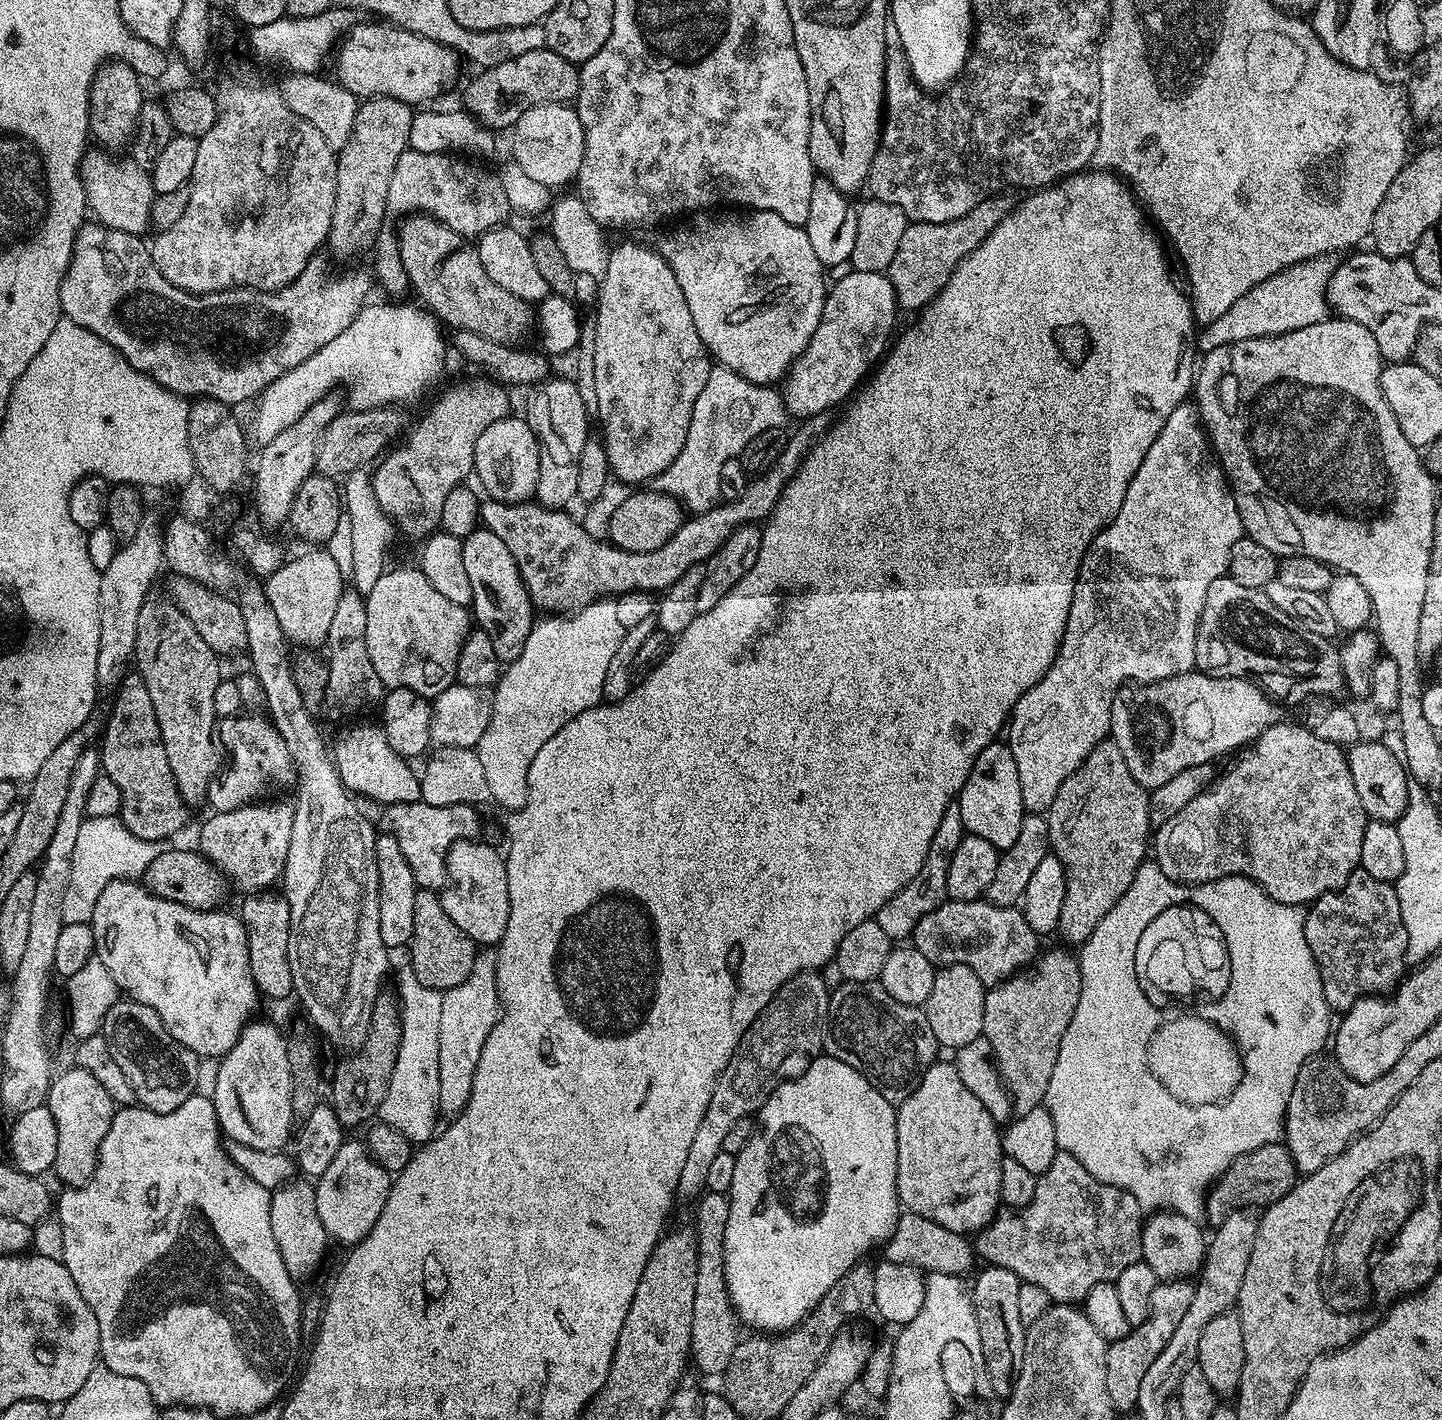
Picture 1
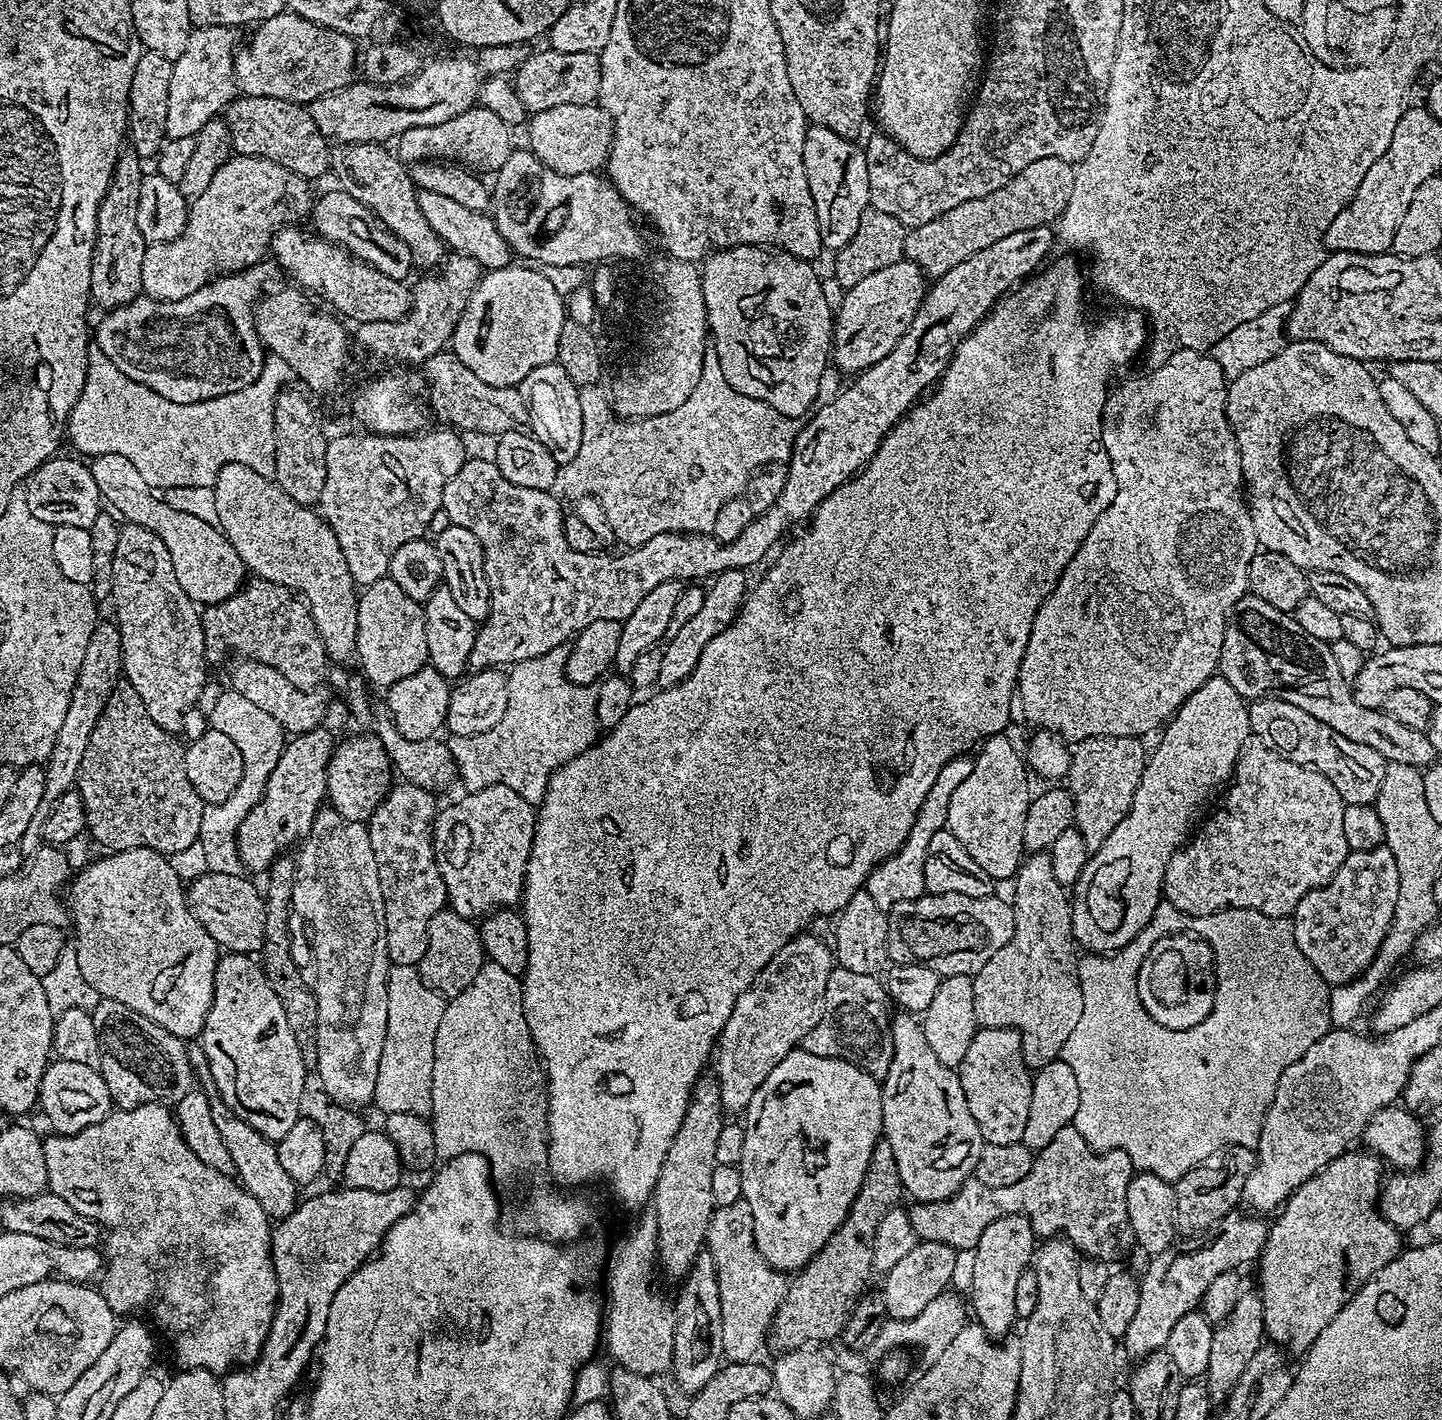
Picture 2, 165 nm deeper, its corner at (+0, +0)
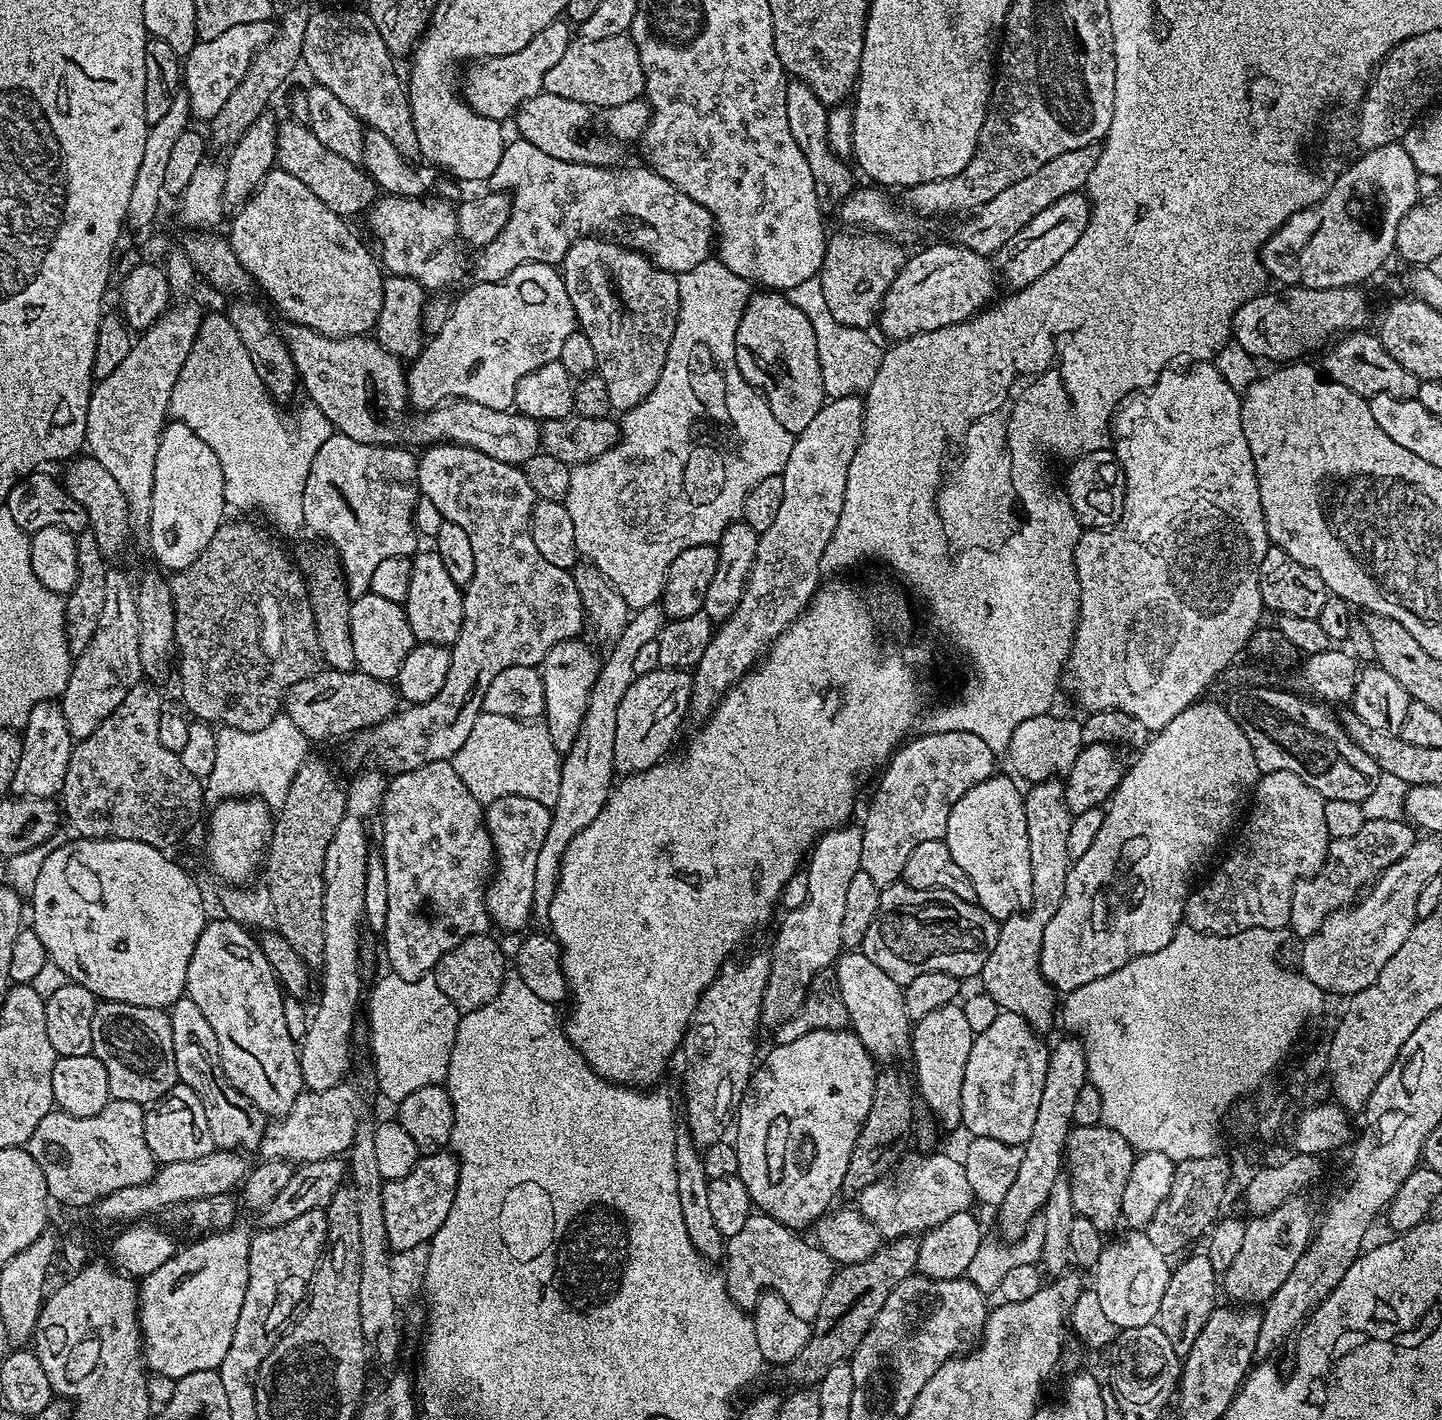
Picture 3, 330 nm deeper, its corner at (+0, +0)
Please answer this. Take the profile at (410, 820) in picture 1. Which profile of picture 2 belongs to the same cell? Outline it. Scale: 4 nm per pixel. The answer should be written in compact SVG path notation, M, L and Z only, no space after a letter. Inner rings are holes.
M501 784L461 797L437 811L432 845L442 882L446 882L451 911L476 922L497 908L512 908L521 903L537 809L518 790Z

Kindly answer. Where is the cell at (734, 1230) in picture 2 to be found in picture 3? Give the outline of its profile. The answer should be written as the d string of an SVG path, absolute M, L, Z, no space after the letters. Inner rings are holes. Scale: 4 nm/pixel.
M753 1214L746 1218L746 1226L738 1234L727 1237L726 1265L724 1279L728 1282L730 1298L739 1308L755 1309L765 1290L778 1293L798 1314L798 1318L812 1322L822 1306L828 1284L834 1275L834 1261L815 1243L803 1240L803 1235L780 1224L774 1218L763 1214Z

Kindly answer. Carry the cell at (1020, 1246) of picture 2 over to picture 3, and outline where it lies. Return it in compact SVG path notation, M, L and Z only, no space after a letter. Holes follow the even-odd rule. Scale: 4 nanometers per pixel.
M1067 1038L1051 1045L1046 1070L1046 1086L1042 1089L1042 1098L1038 1102L1038 1115L1034 1118L1034 1127L1030 1138L1022 1145L1024 1153L1018 1166L1018 1178L1014 1178L1006 1198L998 1205L1000 1212L996 1224L1005 1241L1020 1240L1026 1230L1041 1215L1041 1209L1050 1195L1054 1180L1062 1174L1062 1165L1066 1160L1064 1147L1068 1134L1074 1125L1074 1106L1078 1094L1088 1084L1088 1067L1084 1046L1079 1039Z

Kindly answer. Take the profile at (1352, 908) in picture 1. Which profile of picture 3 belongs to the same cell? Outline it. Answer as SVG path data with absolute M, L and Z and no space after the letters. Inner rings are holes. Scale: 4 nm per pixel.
M1398 819L1394 821L1365 820L1362 830L1357 830L1352 837L1332 840L1328 845L1324 864L1316 871L1315 876L1310 876L1307 880L1300 880L1298 886L1294 886L1294 894L1290 898L1290 918L1287 927L1297 938L1313 936L1318 927L1316 908L1339 910L1349 907L1380 873L1388 869L1394 862L1398 862L1402 858L1402 854L1406 854L1406 850L1410 850L1410 846L1416 844L1417 839L1417 829L1411 823Z

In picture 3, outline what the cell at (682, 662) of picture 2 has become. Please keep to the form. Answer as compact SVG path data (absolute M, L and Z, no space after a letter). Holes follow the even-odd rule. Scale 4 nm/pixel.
M659 667L650 674L637 676L630 690L622 694L622 702L618 702L618 722L614 726L615 771L620 774L645 772L661 763L673 751L671 748L676 740L676 731L684 715L689 715L691 702L691 671Z

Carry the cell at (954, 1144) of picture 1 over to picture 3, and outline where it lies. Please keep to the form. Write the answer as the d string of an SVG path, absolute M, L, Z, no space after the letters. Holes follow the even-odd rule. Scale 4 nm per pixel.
M848 950L834 965L836 985L846 1006L848 1023L862 1046L877 1062L896 1062L899 1056L907 1057L912 1047L912 1025L906 1014L903 987L880 969L878 962L866 958L862 950Z

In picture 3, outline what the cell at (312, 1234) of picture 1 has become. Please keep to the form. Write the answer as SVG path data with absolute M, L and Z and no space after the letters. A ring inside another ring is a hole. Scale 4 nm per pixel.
M183 995L167 1009L170 1018L170 1038L174 1050L174 1066L179 1083L190 1086L202 1102L206 1113L206 1126L210 1126L213 1145L220 1150L239 1150L241 1153L255 1153L260 1147L266 1127L263 1112L239 1092L226 1078L218 1056L218 1038L214 1038L214 1029L206 1022L202 1010L198 1010L188 995Z

